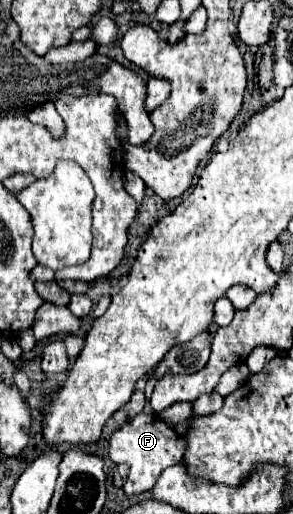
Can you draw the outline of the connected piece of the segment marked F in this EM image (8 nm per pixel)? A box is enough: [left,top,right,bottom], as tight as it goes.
[109,413,185,495]

